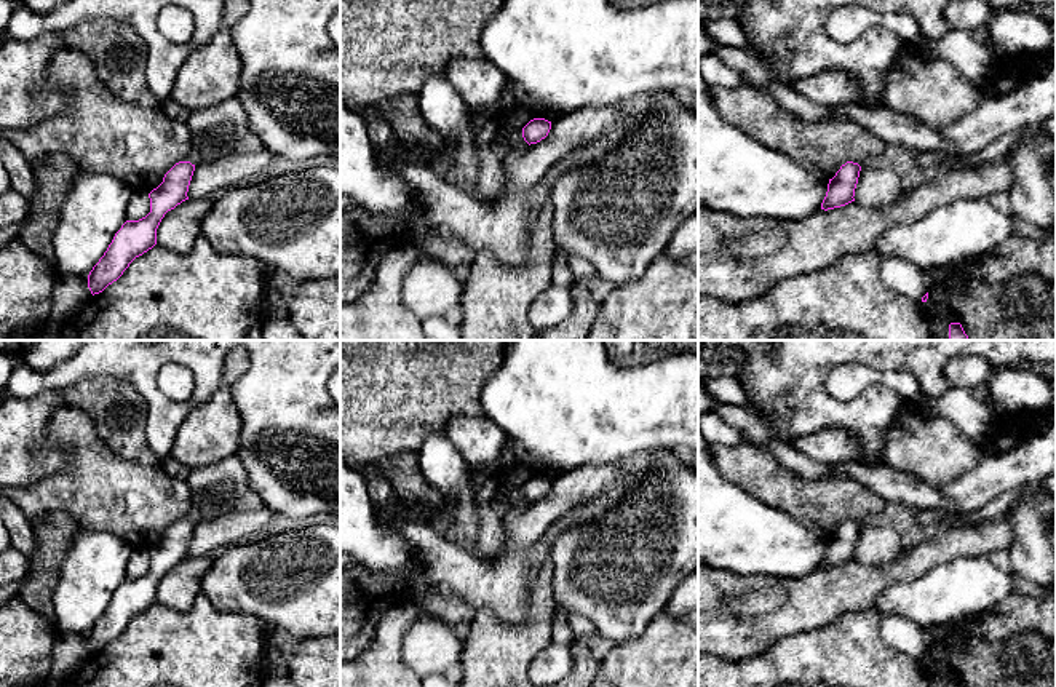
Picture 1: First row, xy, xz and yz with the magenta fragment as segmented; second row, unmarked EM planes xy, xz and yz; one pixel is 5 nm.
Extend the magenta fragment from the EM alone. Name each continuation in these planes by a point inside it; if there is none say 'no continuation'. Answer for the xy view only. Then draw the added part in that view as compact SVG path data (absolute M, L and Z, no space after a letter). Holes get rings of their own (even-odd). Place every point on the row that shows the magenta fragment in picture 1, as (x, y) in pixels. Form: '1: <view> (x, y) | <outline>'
1: xy (222, 130) | M238 97L189 112L187 126L193 142L193 153L189 158L192 165L265 149L252 133Z

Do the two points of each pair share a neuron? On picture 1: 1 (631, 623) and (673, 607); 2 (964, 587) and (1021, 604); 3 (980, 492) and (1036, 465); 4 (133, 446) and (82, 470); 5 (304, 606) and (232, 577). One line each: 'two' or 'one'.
1: two
2: two
3: one
4: two
5: one

